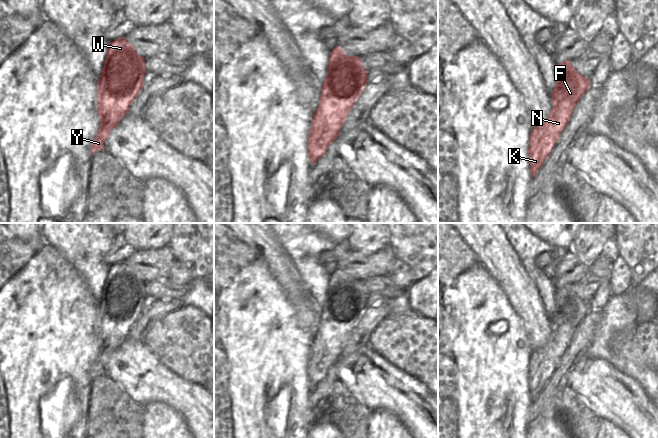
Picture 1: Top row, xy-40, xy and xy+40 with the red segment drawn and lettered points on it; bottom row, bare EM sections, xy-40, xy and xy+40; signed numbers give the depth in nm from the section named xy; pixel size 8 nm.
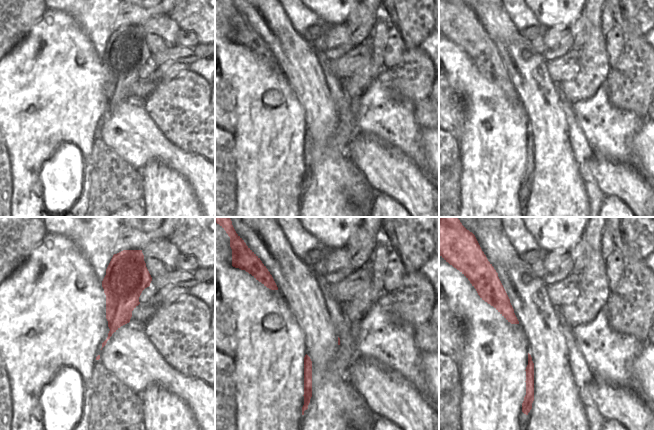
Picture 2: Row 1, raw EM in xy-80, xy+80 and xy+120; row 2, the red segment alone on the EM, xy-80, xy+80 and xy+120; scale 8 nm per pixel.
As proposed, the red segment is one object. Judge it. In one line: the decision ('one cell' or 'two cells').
two cells

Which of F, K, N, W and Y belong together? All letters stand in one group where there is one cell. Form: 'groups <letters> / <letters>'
groups F N W / K Y

